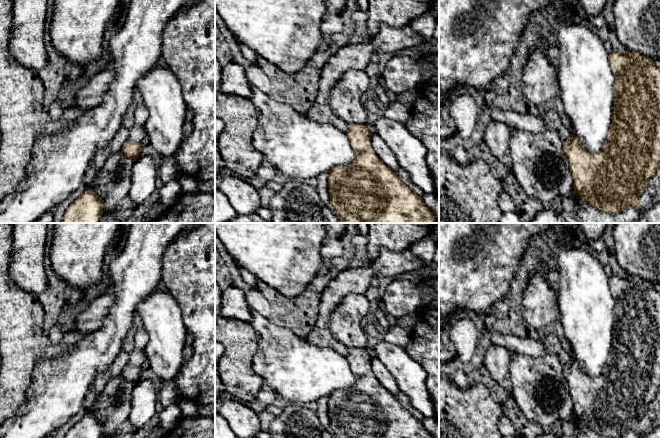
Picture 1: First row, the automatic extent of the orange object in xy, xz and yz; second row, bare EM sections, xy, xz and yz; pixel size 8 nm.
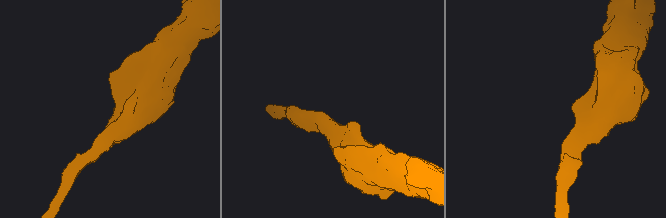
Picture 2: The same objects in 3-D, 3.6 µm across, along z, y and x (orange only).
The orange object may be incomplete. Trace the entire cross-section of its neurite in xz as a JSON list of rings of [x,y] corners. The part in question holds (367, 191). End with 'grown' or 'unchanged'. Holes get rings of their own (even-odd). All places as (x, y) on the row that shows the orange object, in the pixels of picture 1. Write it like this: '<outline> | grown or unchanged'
[[[348,125],[346,135],[354,151],[355,159],[351,165],[335,167],[329,172],[330,208],[342,223],[436,223],[435,216],[425,205],[422,197],[415,194],[378,158],[371,143],[372,132],[367,125]]] | unchanged

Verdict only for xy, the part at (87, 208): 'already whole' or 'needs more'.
already whole

